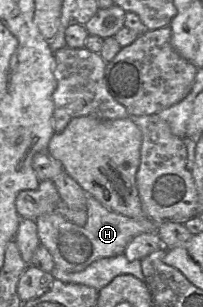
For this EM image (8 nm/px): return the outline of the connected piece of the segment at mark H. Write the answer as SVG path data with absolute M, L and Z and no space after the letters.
M89 195L86 202L86 212L87 221L84 226L78 226L69 222L56 211L42 215L35 220L40 243L50 252L51 256L53 257L55 266L64 271L79 272L84 270L91 263L98 259L122 255L124 254L127 245L137 235L143 233L157 233L157 222L149 218L135 220L122 214L116 213L107 209L98 200Z

